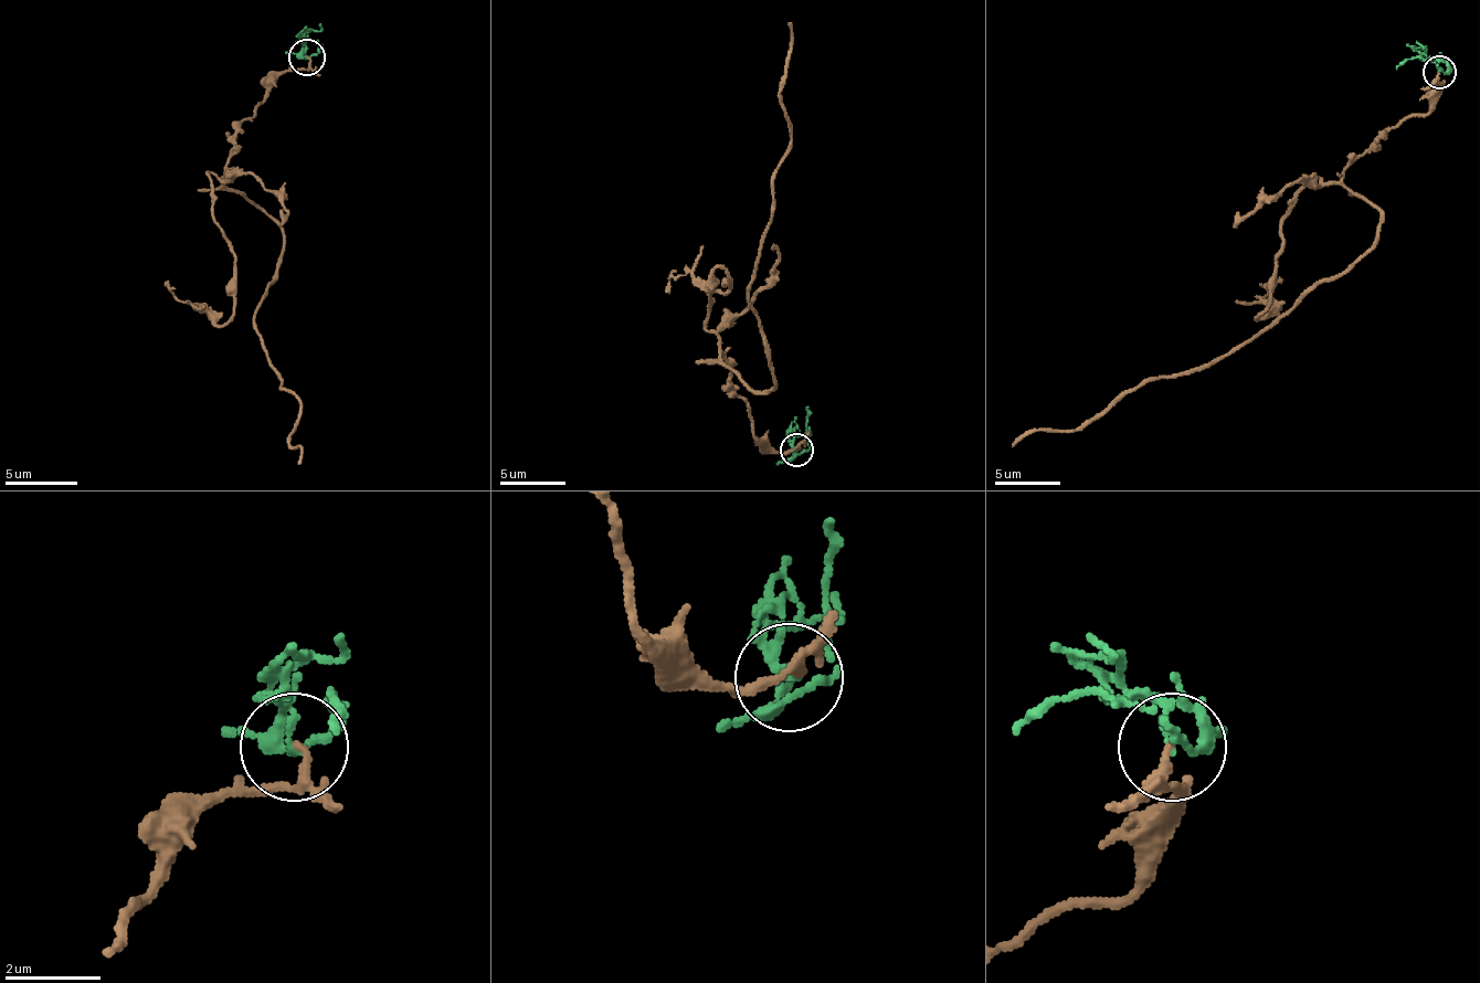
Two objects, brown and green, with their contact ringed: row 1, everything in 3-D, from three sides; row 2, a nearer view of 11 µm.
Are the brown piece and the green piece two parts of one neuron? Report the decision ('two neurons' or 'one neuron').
two neurons

